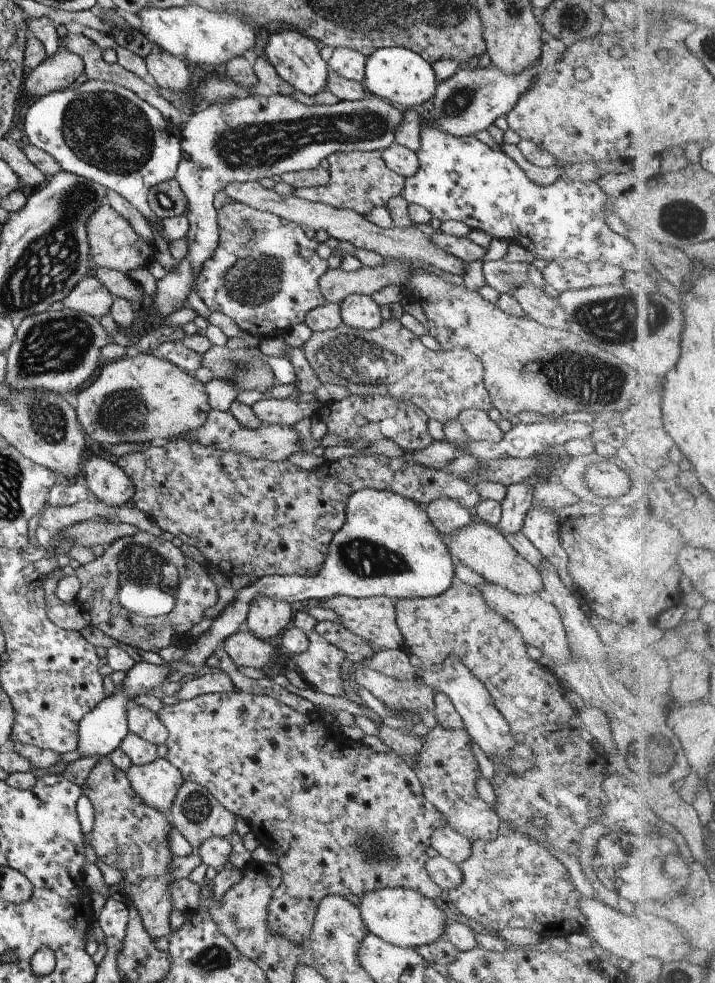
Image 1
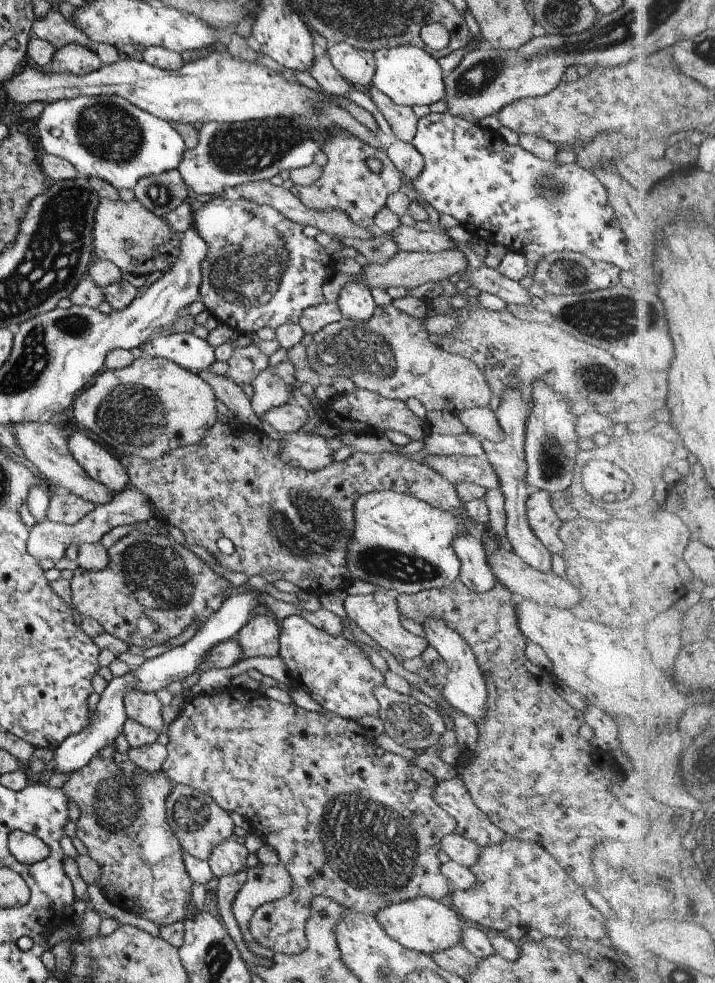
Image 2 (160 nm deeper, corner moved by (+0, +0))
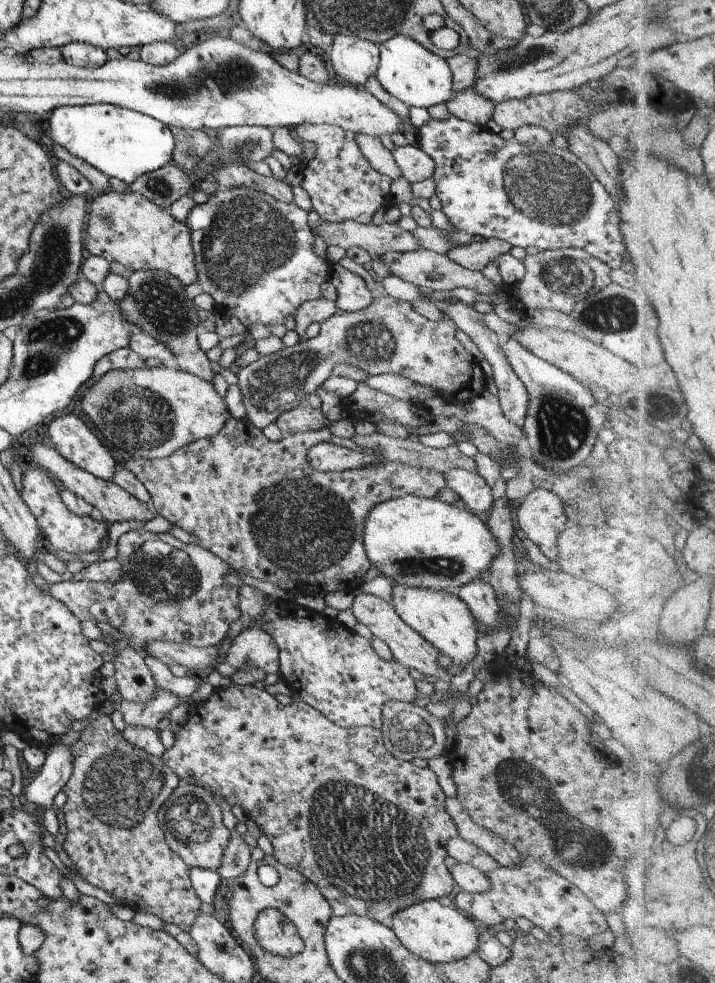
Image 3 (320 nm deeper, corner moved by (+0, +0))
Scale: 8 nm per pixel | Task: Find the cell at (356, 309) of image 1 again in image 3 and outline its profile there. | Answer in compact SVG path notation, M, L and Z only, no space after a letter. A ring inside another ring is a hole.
M338 263L329 266L329 273L327 280L335 287L337 309L350 313L369 306L372 298L361 277Z

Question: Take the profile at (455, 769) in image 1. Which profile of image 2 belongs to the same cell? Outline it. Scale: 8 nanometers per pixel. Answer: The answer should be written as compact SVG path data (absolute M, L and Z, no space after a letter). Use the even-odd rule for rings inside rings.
M459 776L452 779L436 782L433 793L434 801L455 821L455 830L459 836L473 841L478 847L497 845L505 839L505 834L499 830L487 816L480 811L471 800L463 781Z

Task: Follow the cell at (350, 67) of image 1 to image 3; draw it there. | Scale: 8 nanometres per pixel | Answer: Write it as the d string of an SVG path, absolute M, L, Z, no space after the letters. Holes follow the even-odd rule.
M335 35L327 52L331 74L344 84L363 86L378 65L378 45L357 35Z

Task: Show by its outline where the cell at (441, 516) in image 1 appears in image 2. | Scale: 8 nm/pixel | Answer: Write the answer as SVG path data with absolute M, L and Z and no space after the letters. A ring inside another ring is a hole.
M461 528L452 540L460 562L458 581L475 593L487 592L496 581L485 558L482 543L471 535L471 528Z

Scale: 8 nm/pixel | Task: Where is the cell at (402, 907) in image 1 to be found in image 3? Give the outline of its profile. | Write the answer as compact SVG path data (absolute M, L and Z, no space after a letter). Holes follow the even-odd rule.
M437 899L409 905L397 911L386 924L411 954L433 966L458 961L475 954L480 931L472 920L459 914L455 907L442 906Z

